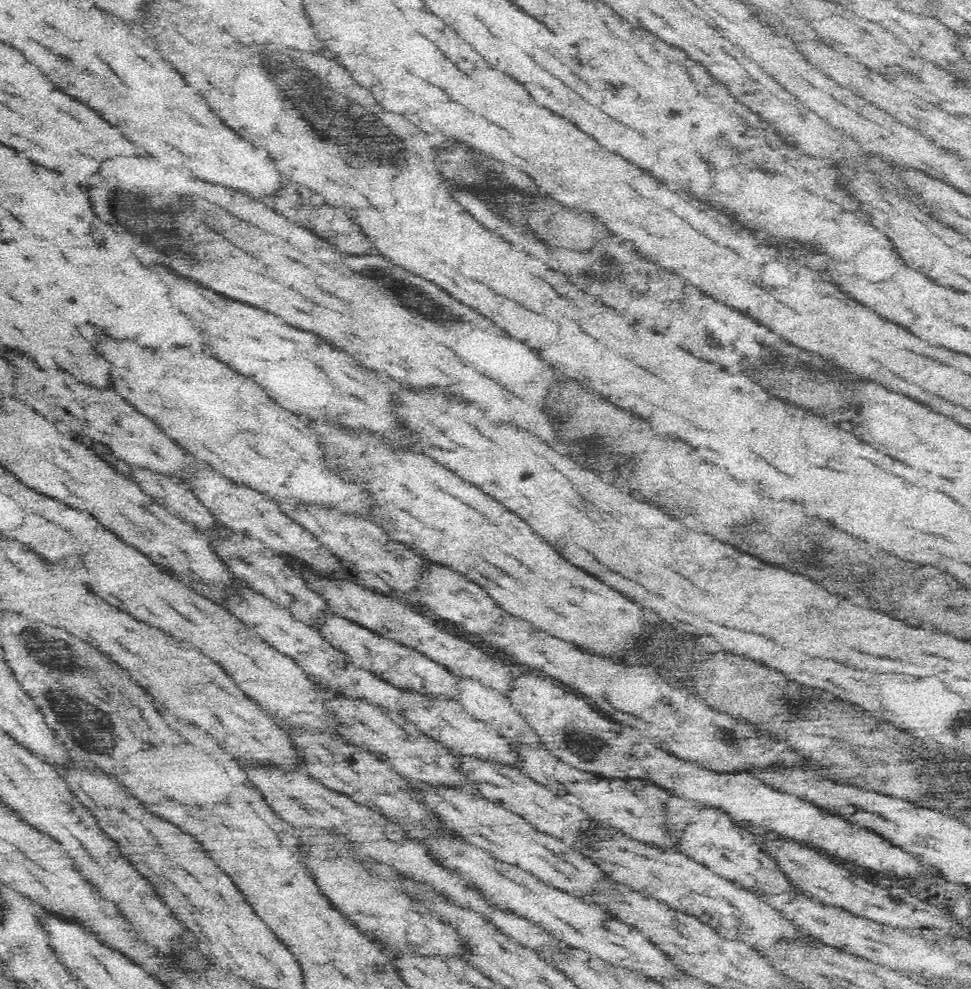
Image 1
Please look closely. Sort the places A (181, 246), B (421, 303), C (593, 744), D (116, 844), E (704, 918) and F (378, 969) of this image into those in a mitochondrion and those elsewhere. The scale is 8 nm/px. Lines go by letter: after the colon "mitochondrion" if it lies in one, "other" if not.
A: mitochondrion
B: mitochondrion
C: mitochondrion
D: other
E: other
F: mitochondrion

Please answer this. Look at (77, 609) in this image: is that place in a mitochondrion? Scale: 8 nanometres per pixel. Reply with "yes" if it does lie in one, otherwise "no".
no

